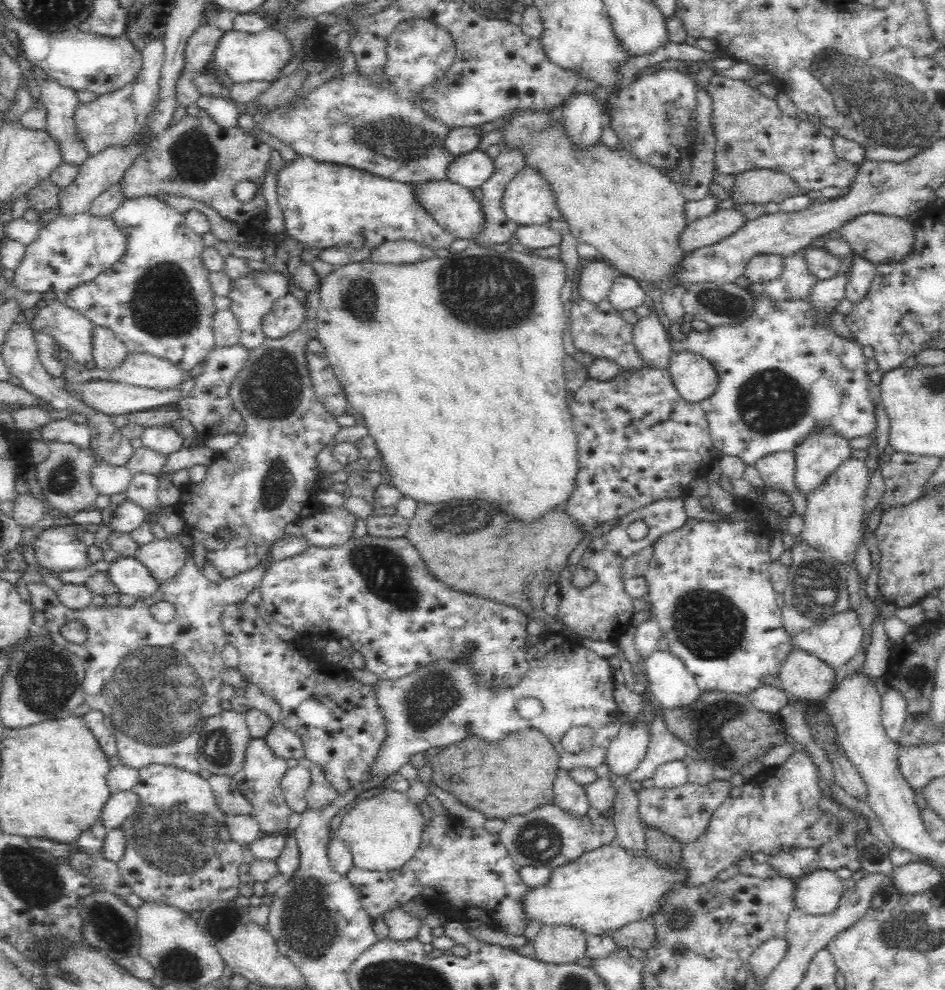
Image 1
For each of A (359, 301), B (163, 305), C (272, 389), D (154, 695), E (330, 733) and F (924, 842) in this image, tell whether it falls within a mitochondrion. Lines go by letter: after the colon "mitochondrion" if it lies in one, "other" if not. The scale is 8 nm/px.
A: mitochondrion
B: mitochondrion
C: mitochondrion
D: mitochondrion
E: other
F: other

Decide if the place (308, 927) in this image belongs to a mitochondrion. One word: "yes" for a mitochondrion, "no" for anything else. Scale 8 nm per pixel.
yes

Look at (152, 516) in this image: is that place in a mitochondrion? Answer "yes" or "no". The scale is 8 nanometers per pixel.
no

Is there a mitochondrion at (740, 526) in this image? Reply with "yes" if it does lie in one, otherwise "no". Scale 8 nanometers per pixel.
no

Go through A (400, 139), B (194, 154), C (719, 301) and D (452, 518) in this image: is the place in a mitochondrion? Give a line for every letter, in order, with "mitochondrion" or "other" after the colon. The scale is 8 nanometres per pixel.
A: mitochondrion
B: mitochondrion
C: mitochondrion
D: mitochondrion

